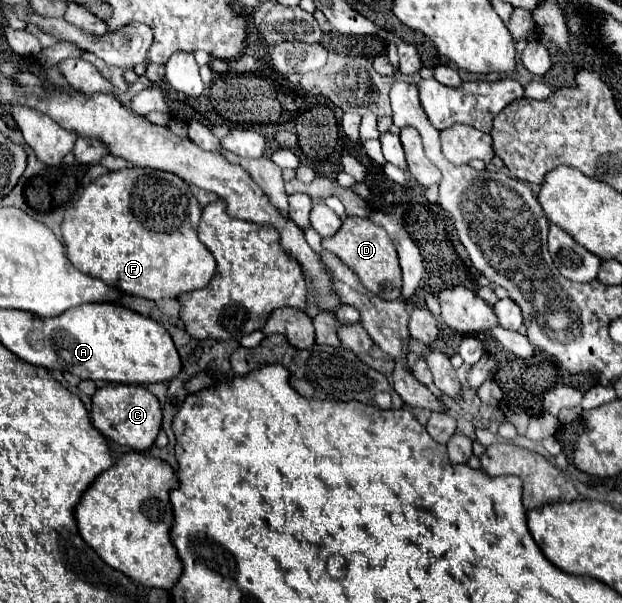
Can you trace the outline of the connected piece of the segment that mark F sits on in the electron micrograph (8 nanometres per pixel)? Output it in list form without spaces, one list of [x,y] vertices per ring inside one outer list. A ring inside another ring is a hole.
[[[127,167],[105,173],[89,183],[67,207],[61,233],[67,257],[75,269],[89,277],[101,279],[127,295],[159,301],[165,297],[179,297],[185,291],[201,289],[215,273],[215,259],[211,251],[197,239],[199,219],[201,205],[183,179],[157,169]]]

